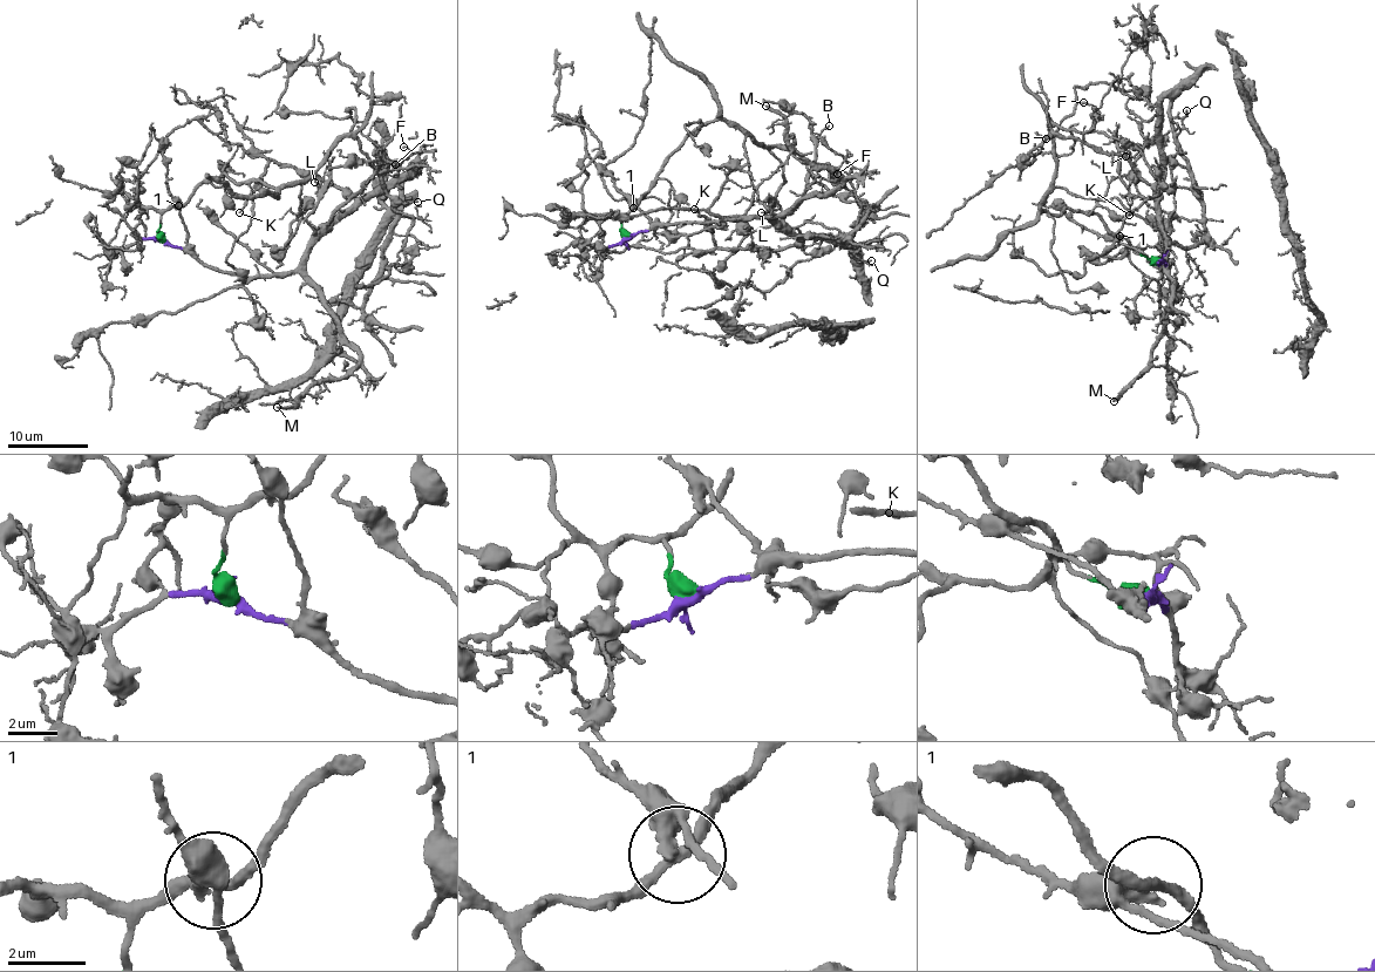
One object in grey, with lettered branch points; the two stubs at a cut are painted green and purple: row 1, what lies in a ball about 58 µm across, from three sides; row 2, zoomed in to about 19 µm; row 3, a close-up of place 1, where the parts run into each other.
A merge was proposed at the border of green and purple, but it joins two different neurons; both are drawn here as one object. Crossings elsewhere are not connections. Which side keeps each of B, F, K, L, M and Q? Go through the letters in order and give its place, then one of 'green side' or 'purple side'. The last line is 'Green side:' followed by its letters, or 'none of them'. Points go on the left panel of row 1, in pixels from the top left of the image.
B: at (395, 164); purple side
F: at (403, 147); green side
K: at (239, 212); purple side
L: at (314, 182); purple side
M: at (277, 407); purple side
Q: at (417, 202); purple side
Green side: F

